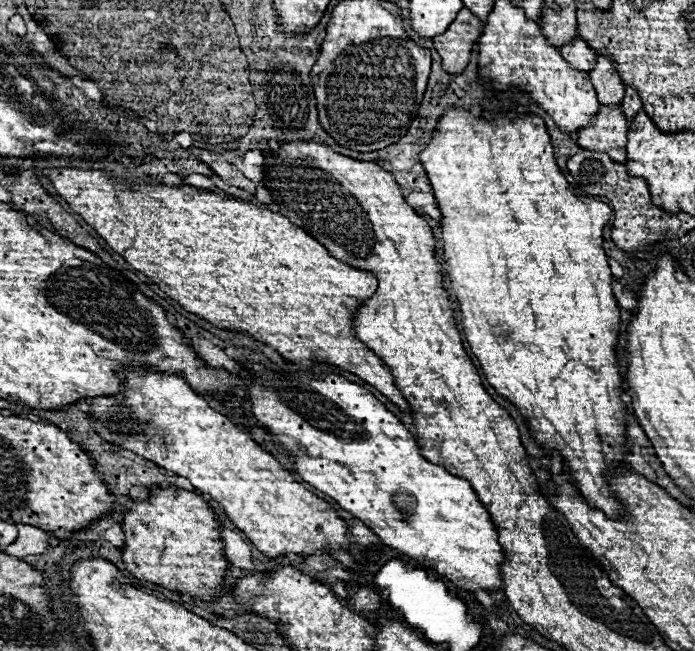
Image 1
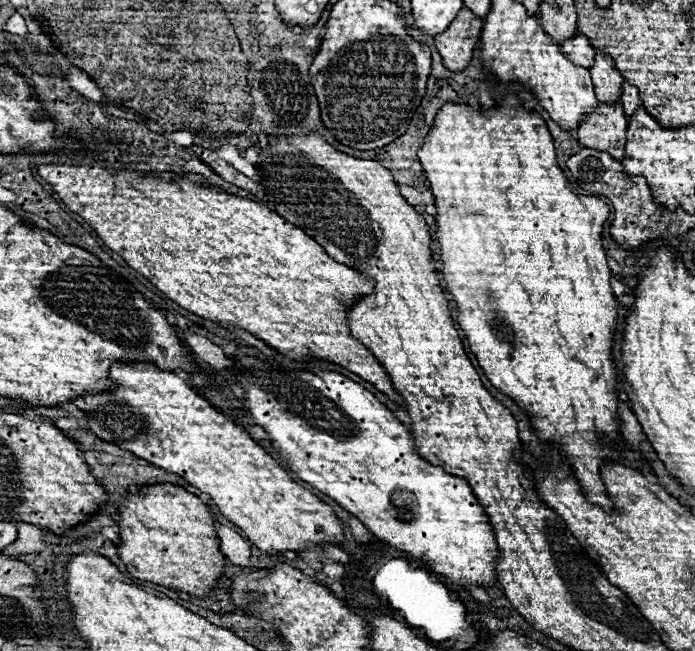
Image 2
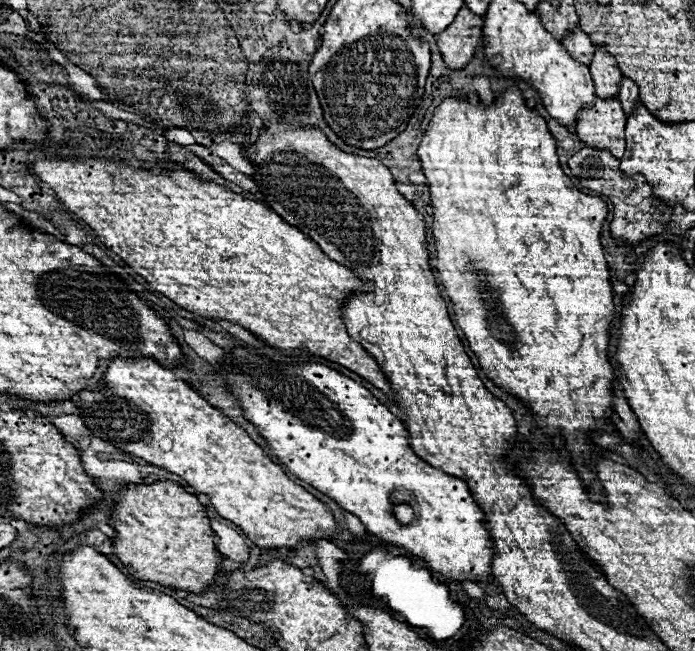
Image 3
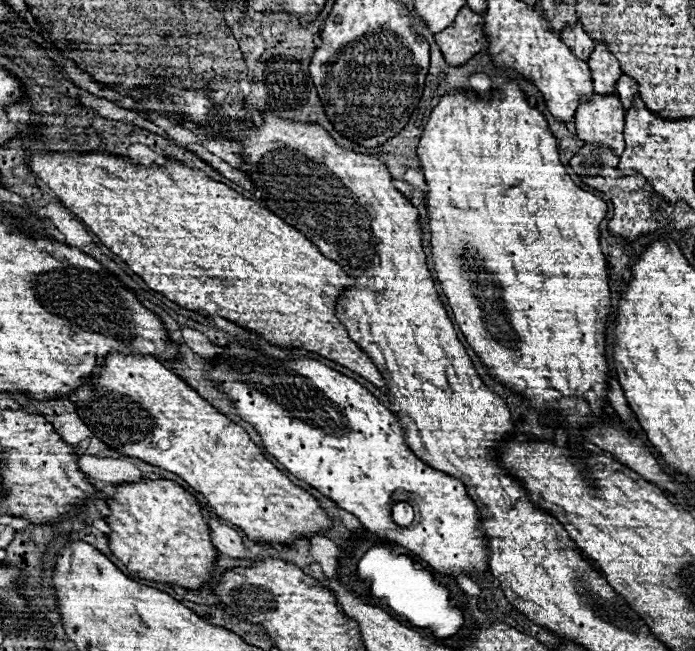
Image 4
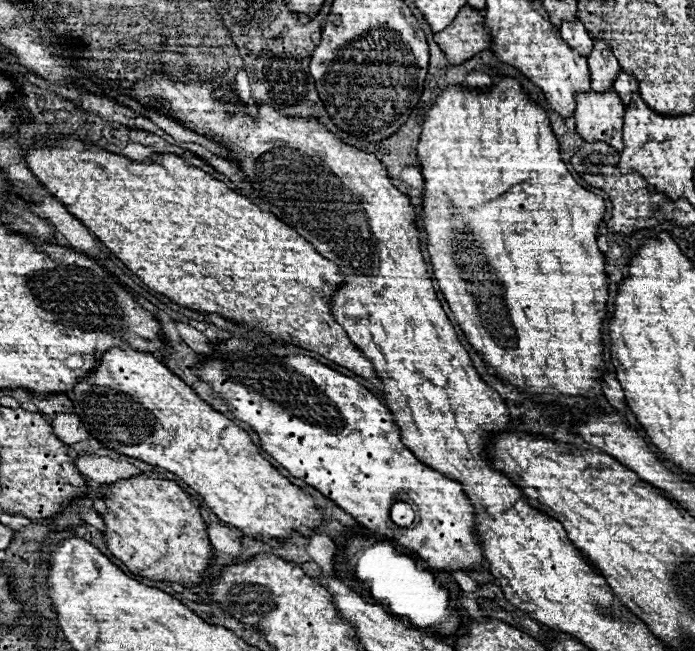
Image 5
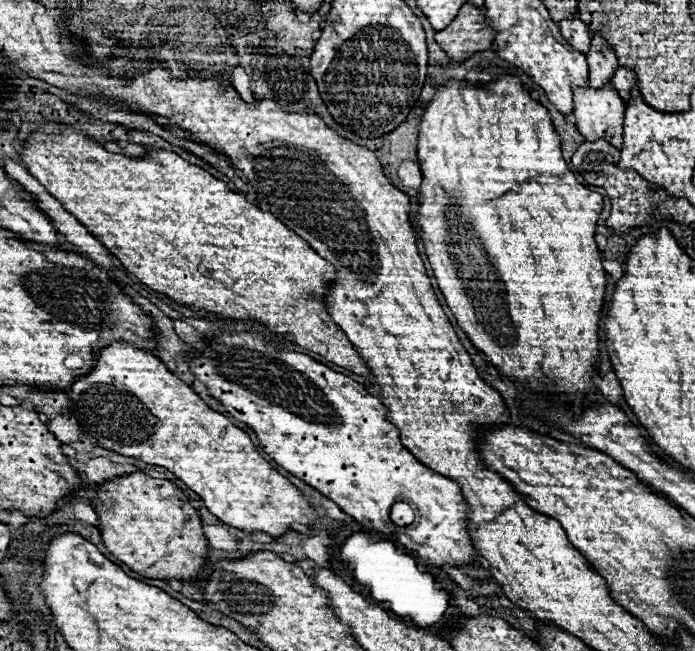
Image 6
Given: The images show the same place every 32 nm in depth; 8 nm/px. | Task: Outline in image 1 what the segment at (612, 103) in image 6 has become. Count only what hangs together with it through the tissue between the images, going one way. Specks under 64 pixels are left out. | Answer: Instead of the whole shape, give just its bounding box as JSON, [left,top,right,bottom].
[578,106,628,162]

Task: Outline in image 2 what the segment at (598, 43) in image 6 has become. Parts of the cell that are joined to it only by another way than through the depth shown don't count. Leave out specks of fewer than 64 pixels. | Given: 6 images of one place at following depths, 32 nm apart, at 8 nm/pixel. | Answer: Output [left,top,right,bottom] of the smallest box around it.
[590,50,624,102]

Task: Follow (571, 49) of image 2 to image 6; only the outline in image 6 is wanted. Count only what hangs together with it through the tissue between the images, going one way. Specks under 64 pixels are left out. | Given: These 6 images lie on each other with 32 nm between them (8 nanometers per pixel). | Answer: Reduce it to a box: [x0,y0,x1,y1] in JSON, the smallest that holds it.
[558,16,590,54]

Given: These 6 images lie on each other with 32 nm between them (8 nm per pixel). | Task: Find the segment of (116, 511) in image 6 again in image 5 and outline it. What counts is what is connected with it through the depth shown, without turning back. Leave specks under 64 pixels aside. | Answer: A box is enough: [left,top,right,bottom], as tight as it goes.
[100,474,212,586]

